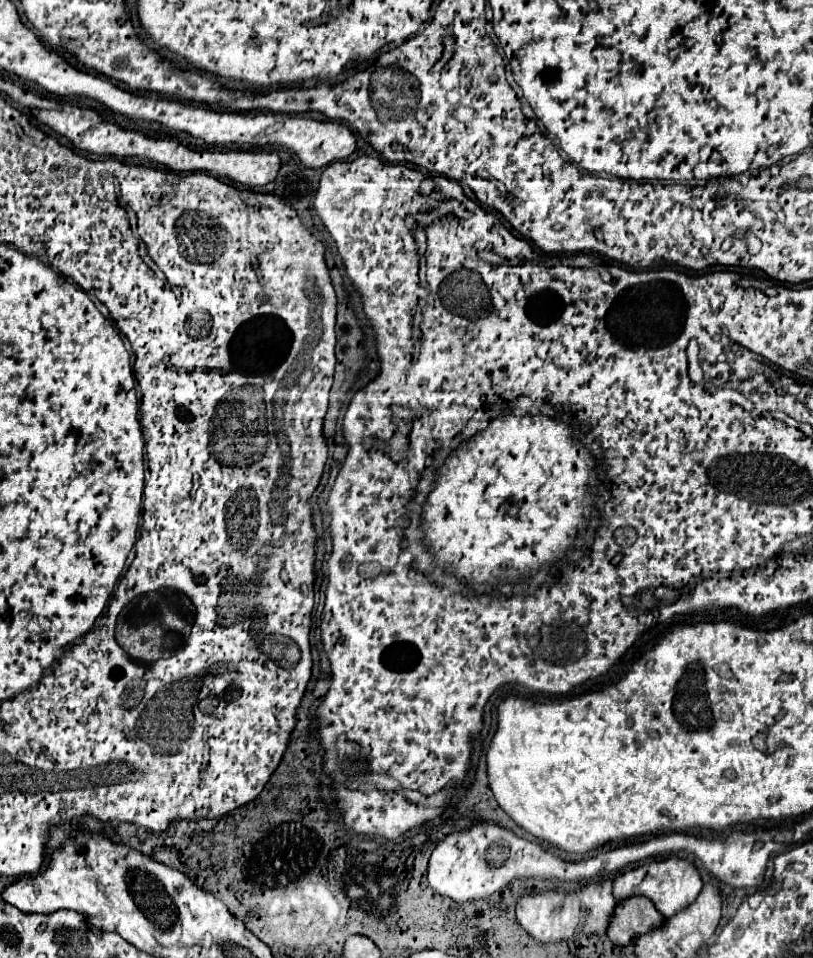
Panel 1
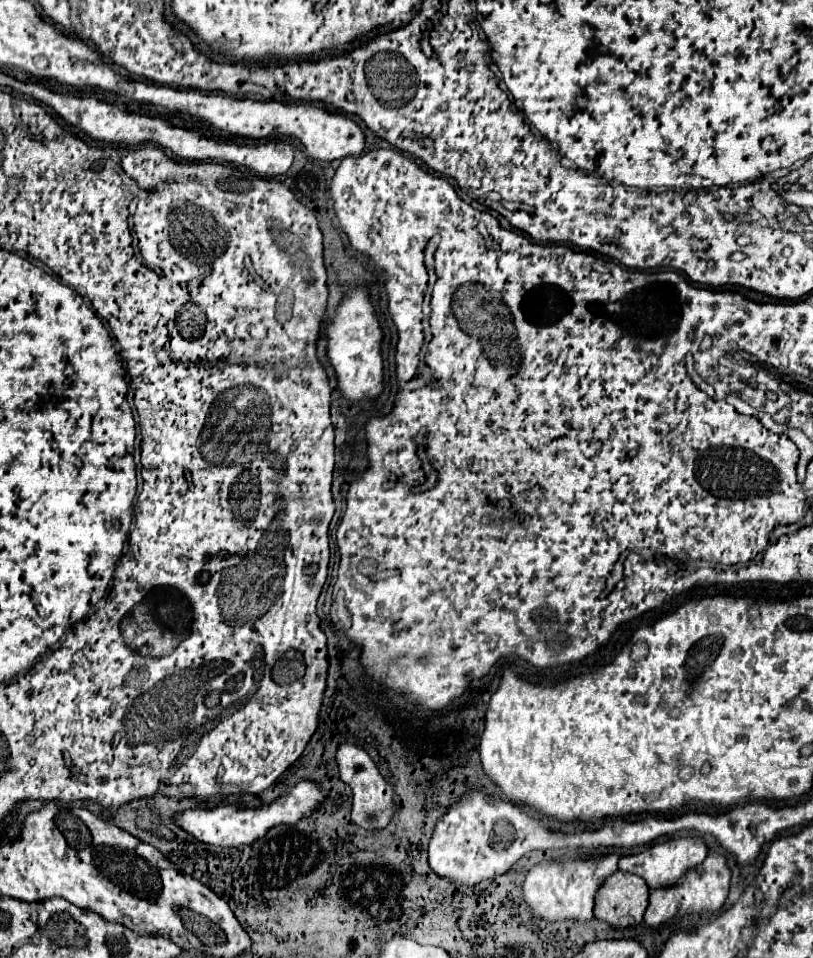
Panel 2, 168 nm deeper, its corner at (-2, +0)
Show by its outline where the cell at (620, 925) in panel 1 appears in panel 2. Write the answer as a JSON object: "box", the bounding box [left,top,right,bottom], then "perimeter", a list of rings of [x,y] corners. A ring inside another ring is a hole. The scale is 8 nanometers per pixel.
{"box":[595,873,649,927],"perimeter":[[[613,873],[597,893],[595,917],[619,927],[619,919],[631,915],[637,923],[643,921],[649,899],[647,883],[631,873]]]}

